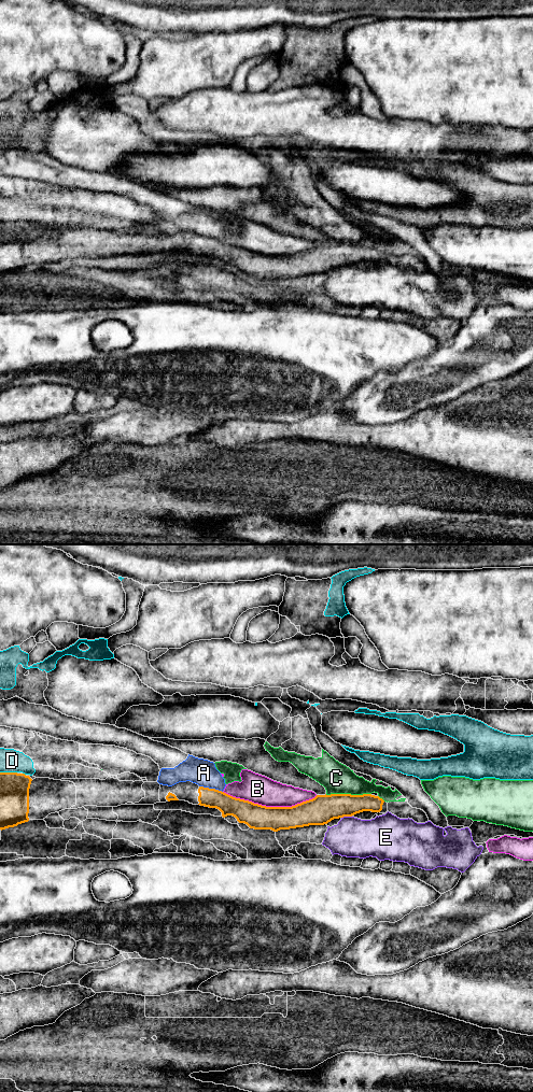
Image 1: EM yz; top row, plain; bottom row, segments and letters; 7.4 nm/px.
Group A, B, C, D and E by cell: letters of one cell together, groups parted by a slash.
A B / C / D / E

